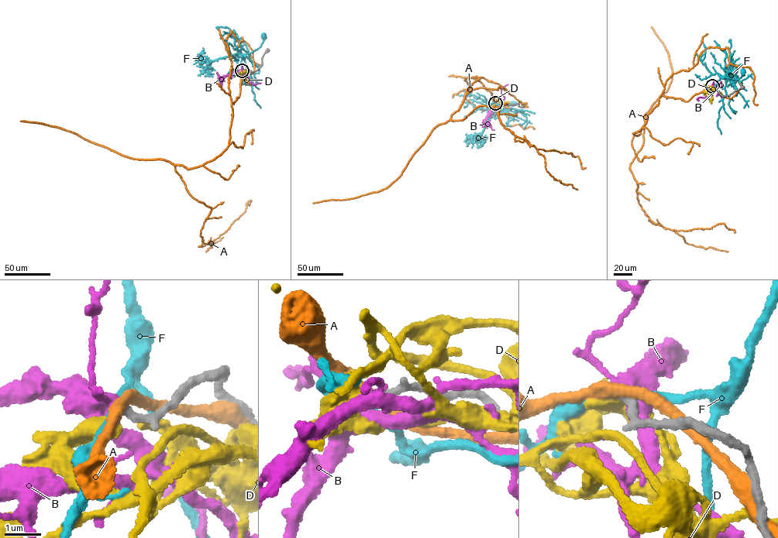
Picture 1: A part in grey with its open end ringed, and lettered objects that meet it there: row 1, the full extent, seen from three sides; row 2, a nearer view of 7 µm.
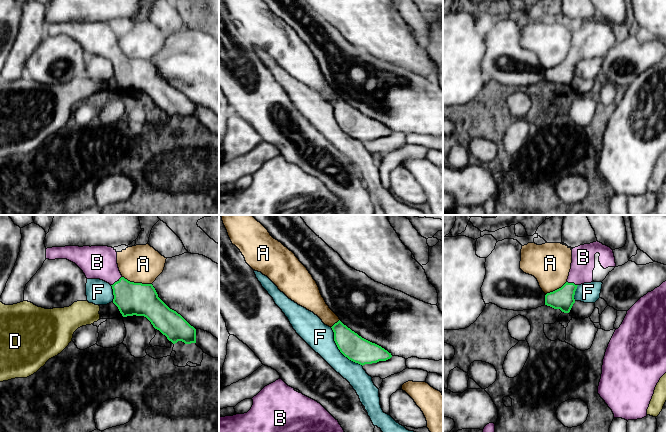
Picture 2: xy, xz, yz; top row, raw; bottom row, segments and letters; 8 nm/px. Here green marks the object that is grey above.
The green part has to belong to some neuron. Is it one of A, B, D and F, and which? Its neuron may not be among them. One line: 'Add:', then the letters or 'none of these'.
Add: B

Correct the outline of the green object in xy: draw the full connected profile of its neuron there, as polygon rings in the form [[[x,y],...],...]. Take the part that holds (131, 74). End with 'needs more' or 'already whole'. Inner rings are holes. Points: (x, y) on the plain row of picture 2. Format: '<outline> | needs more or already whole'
[[[108,22],[52,23],[46,25],[46,35],[67,35],[75,39],[87,55],[100,55],[109,59],[113,65],[113,79],[118,83],[123,93],[133,91],[146,93],[153,103],[173,120],[178,117],[185,120],[196,119],[196,105],[158,73],[152,60],[130,58],[121,51],[117,40],[117,28],[114,24]]] | needs more

